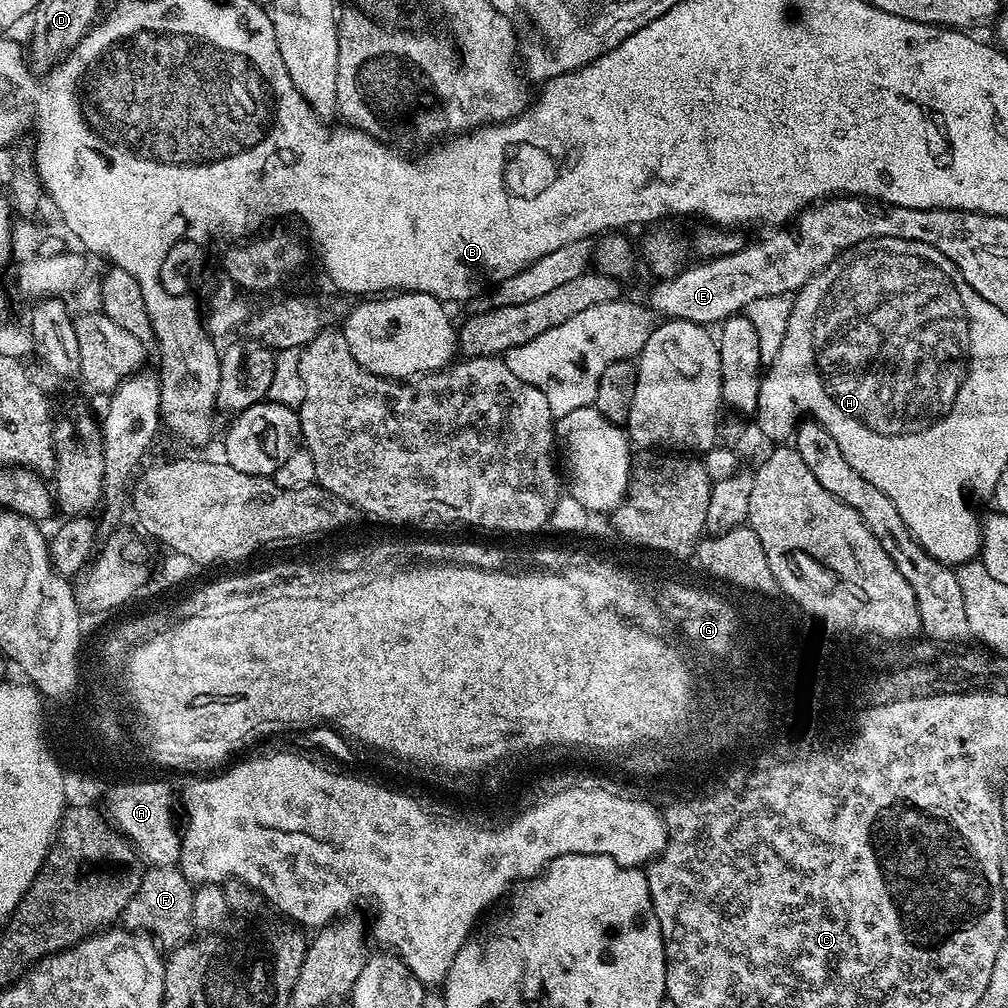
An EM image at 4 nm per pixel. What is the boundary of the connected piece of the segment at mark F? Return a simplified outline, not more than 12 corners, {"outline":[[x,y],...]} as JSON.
{"outline":[[175,867],[148,868],[125,929],[171,950],[193,935],[193,887]]}

